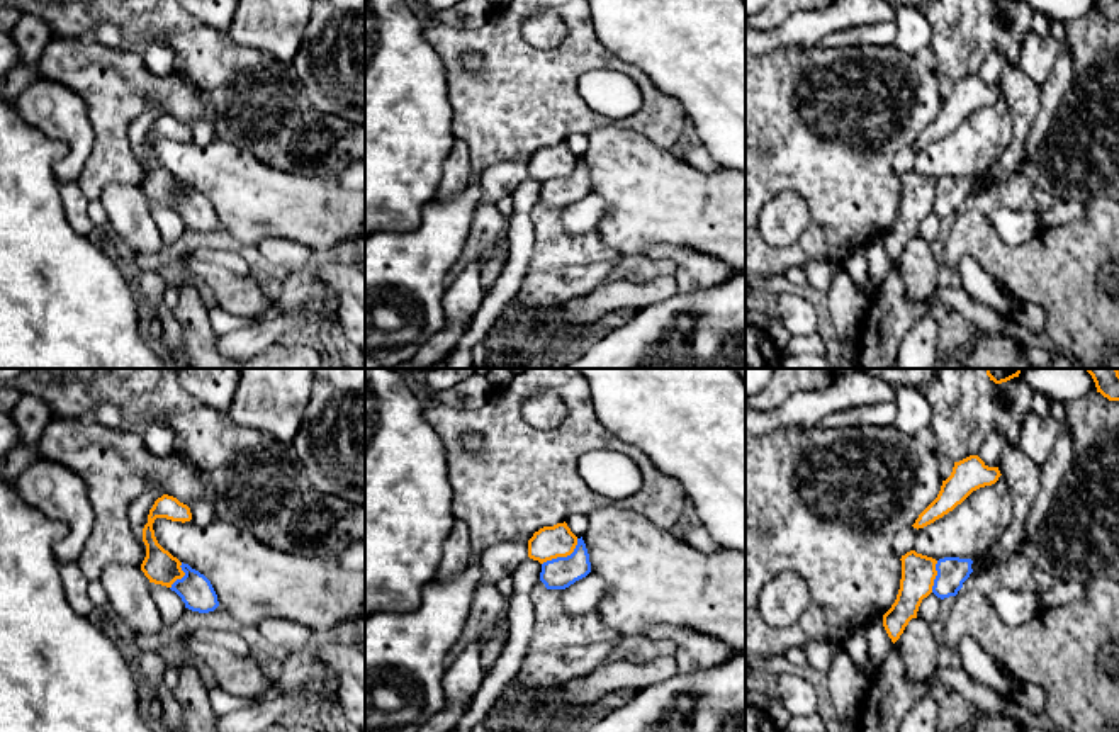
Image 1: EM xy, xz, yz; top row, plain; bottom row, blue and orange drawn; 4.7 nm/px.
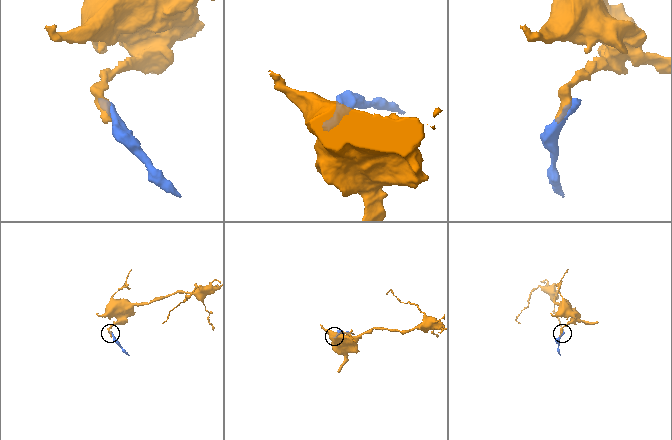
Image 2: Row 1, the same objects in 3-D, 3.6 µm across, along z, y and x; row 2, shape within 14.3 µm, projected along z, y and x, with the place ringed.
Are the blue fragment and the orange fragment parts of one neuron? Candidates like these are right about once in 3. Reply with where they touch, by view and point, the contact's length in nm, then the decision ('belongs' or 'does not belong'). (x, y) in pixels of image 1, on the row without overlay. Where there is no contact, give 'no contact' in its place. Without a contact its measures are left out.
contact xz (562, 177); length 220 nm; does not belong

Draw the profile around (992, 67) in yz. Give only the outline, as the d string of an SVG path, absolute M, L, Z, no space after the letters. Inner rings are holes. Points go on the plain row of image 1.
M993 51L987 56L981 68L978 70L978 76L985 82L988 87L997 87L1000 73L1005 66L1005 59L1000 53Z

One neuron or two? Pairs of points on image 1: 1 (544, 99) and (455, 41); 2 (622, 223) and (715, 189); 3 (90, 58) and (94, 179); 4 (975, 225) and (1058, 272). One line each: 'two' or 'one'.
1: one
2: one
3: one
4: one

